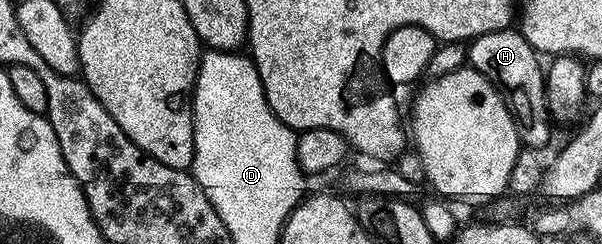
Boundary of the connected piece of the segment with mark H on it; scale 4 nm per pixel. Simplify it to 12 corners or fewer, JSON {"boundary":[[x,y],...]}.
{"boundary":[[512,26],[477,36],[467,63],[500,91],[539,150],[550,122],[541,57]]}

